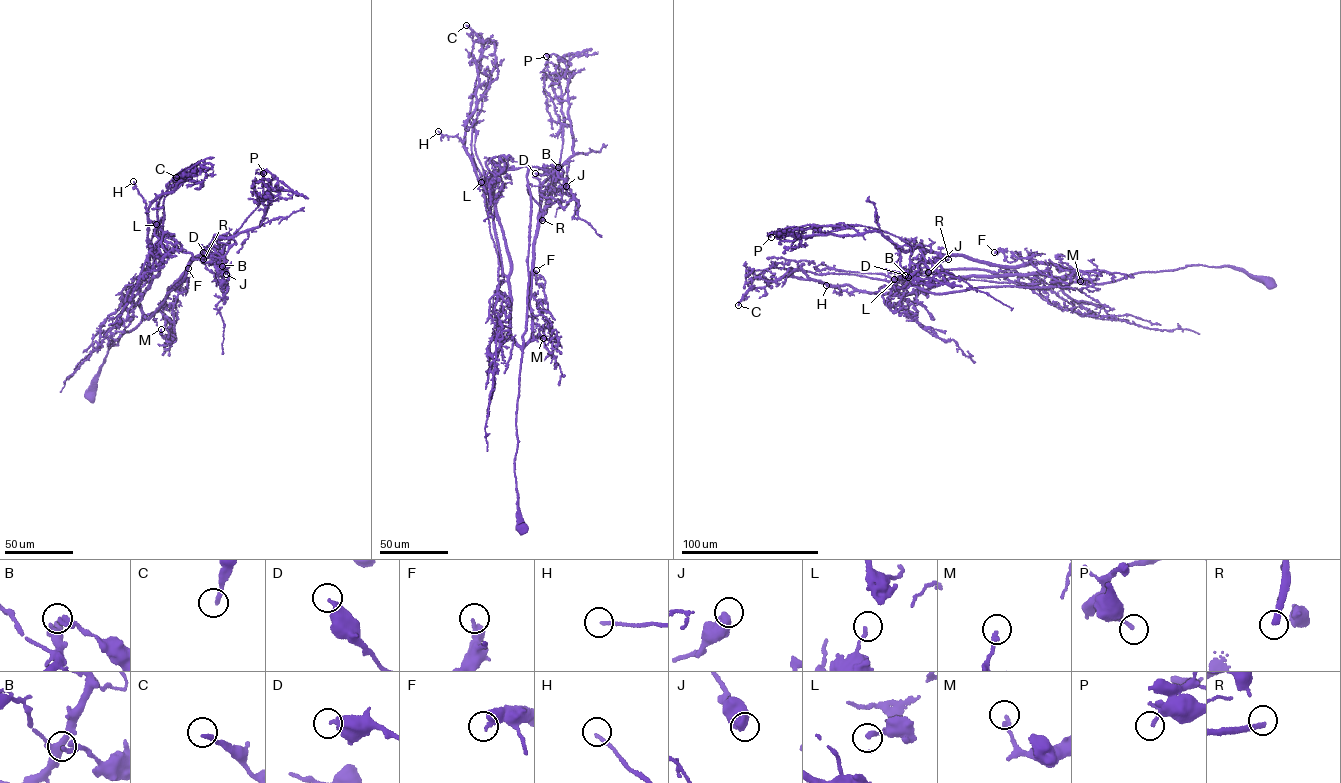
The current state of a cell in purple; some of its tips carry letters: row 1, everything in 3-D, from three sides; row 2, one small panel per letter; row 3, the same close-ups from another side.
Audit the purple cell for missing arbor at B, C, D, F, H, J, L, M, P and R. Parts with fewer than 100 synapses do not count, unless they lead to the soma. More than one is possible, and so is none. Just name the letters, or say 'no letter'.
R

